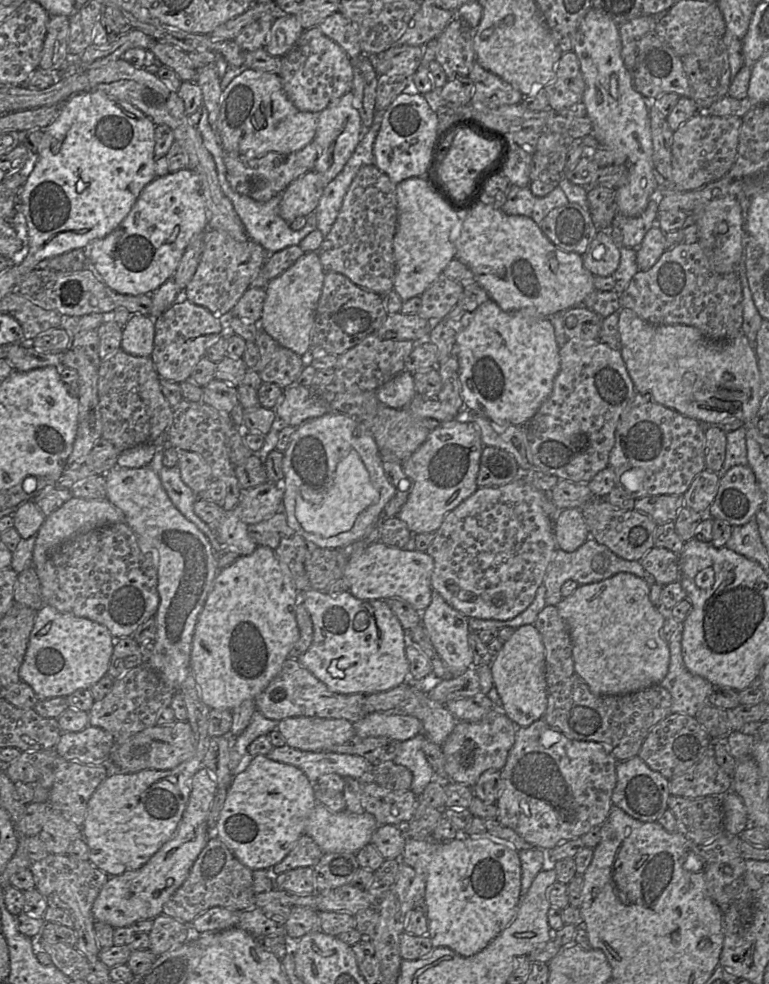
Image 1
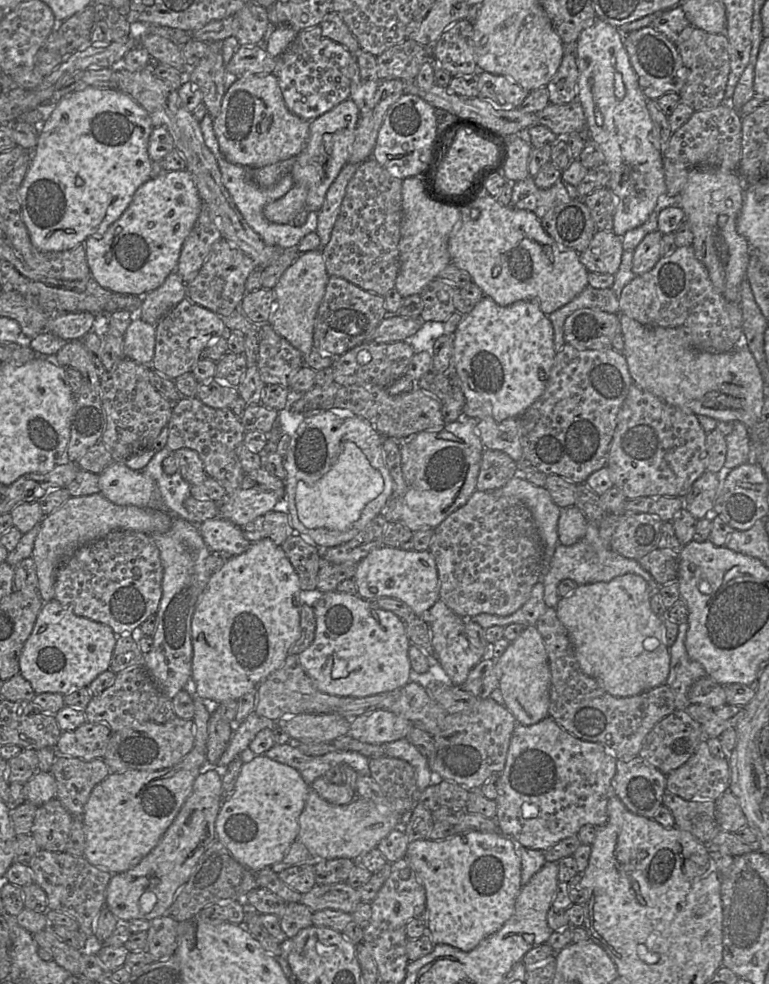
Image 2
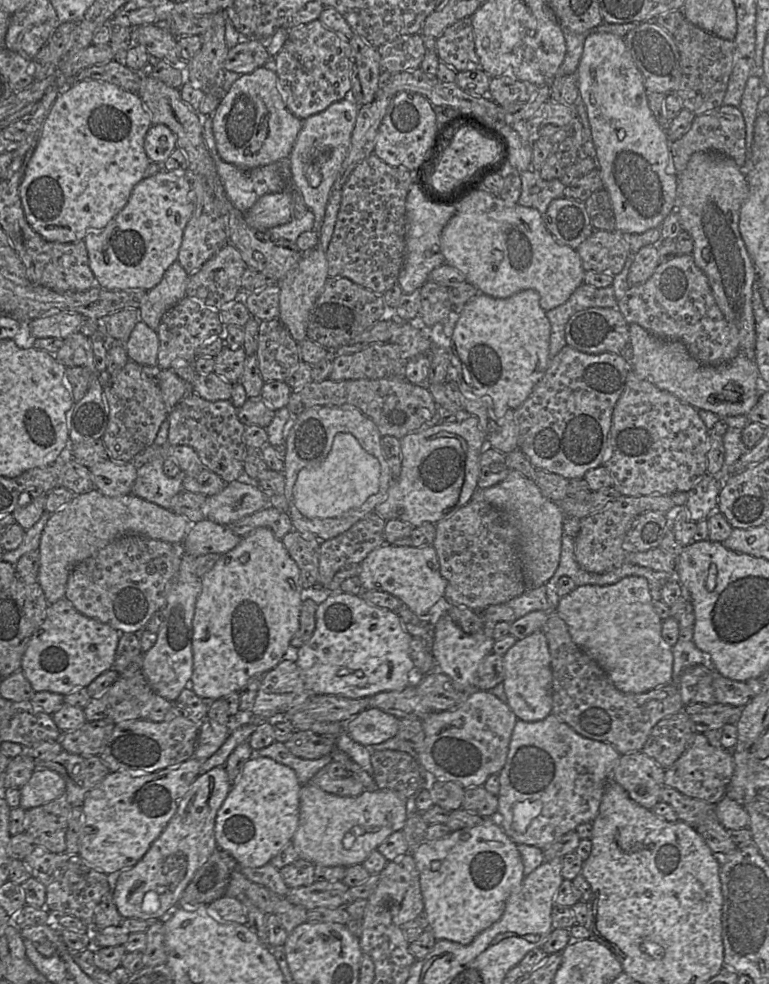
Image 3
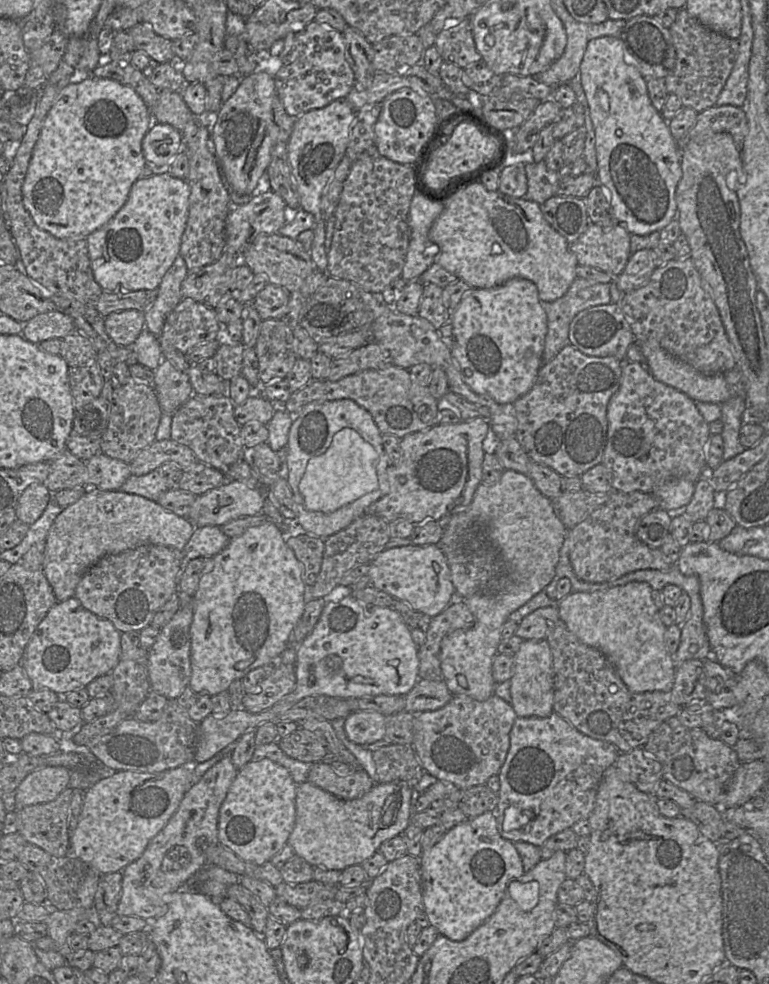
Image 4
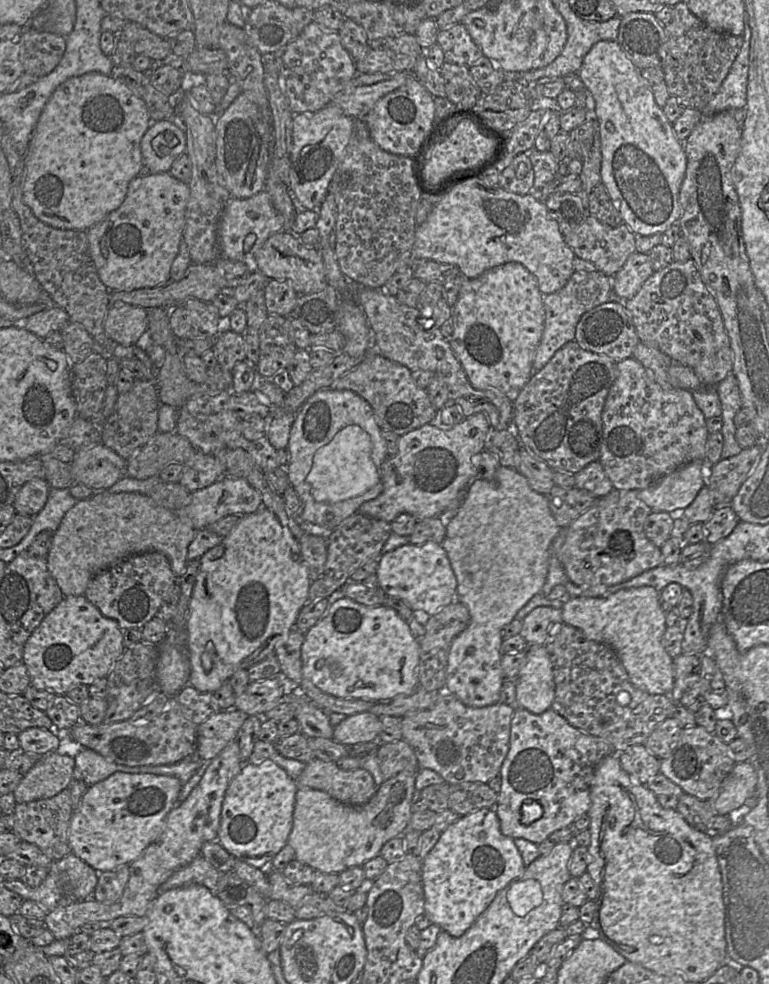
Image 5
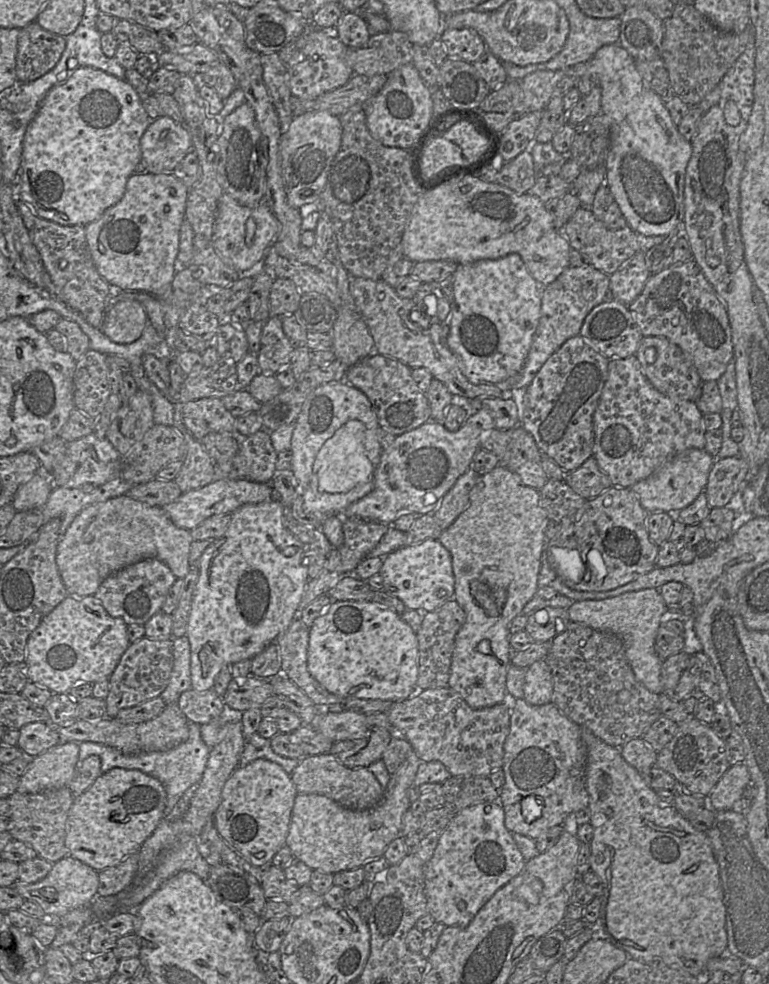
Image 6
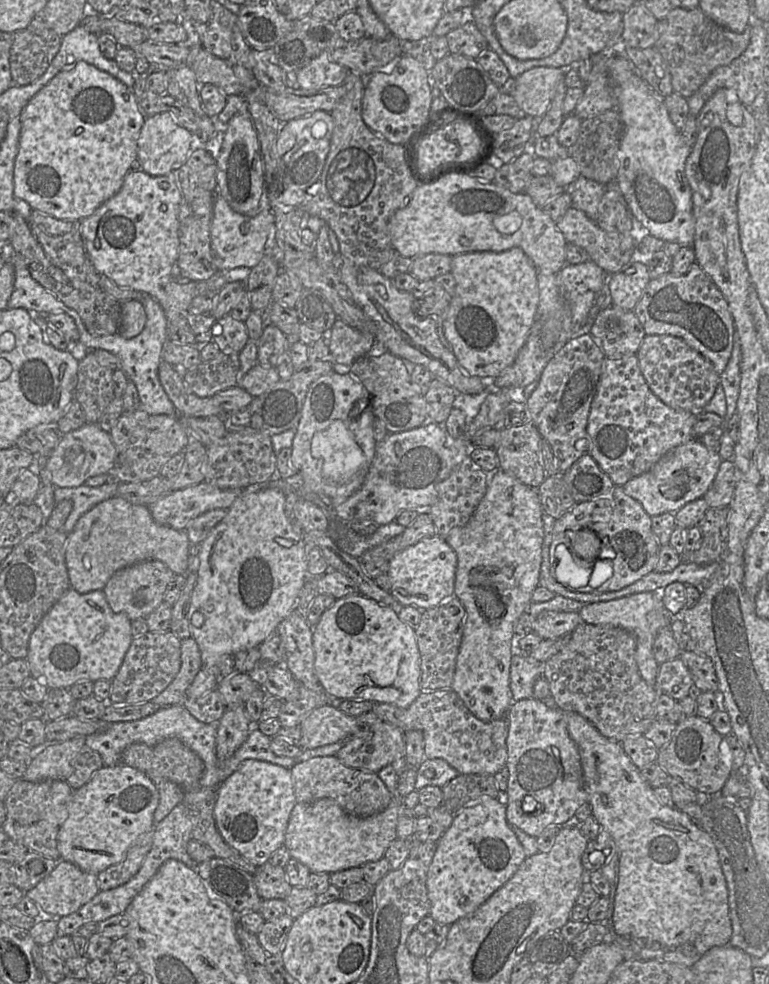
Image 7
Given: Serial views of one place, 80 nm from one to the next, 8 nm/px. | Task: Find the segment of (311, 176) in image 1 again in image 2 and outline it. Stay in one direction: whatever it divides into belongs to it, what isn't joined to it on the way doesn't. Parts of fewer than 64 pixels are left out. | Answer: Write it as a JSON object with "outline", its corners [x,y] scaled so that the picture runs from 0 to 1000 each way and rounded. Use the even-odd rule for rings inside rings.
{"outline":[[[382,187],[368,200],[345,209],[343,220],[355,227],[378,228],[384,220],[398,211],[398,201],[398,192]]]}

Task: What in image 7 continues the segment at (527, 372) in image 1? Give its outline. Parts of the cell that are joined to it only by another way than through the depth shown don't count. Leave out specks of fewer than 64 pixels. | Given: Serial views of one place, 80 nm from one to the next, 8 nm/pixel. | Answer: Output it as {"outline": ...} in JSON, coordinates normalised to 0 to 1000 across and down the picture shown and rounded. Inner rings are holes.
{"outline":[[[675,251],[654,256],[622,255],[588,260],[592,297],[575,329],[580,345],[607,380],[627,386],[644,385],[671,365],[696,326],[701,310],[700,274]]]}

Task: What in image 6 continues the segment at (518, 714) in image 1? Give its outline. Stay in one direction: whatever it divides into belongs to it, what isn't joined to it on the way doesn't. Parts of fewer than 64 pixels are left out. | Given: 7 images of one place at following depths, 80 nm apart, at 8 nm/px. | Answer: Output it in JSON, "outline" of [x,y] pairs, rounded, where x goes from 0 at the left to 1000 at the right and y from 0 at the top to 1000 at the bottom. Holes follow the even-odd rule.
{"outline":[[[707,670],[685,679],[680,710],[696,717],[718,713],[719,688]]]}

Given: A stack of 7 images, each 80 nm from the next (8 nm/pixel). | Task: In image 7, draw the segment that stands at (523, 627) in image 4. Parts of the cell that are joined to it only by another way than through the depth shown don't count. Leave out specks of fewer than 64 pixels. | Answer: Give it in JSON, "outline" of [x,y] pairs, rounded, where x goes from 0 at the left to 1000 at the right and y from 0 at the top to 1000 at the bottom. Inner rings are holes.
{"outline":[[[705,621],[693,632],[693,642],[705,649],[726,648],[743,643],[757,629],[752,622]]]}

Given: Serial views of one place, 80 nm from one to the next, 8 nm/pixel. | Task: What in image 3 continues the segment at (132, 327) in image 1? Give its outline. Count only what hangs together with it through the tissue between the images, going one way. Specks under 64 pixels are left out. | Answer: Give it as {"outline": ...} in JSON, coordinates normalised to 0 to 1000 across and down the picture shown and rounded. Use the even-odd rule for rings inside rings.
{"outline":[[[186,326],[176,330],[161,352],[169,367],[183,372],[204,371],[207,343],[204,337]]]}

